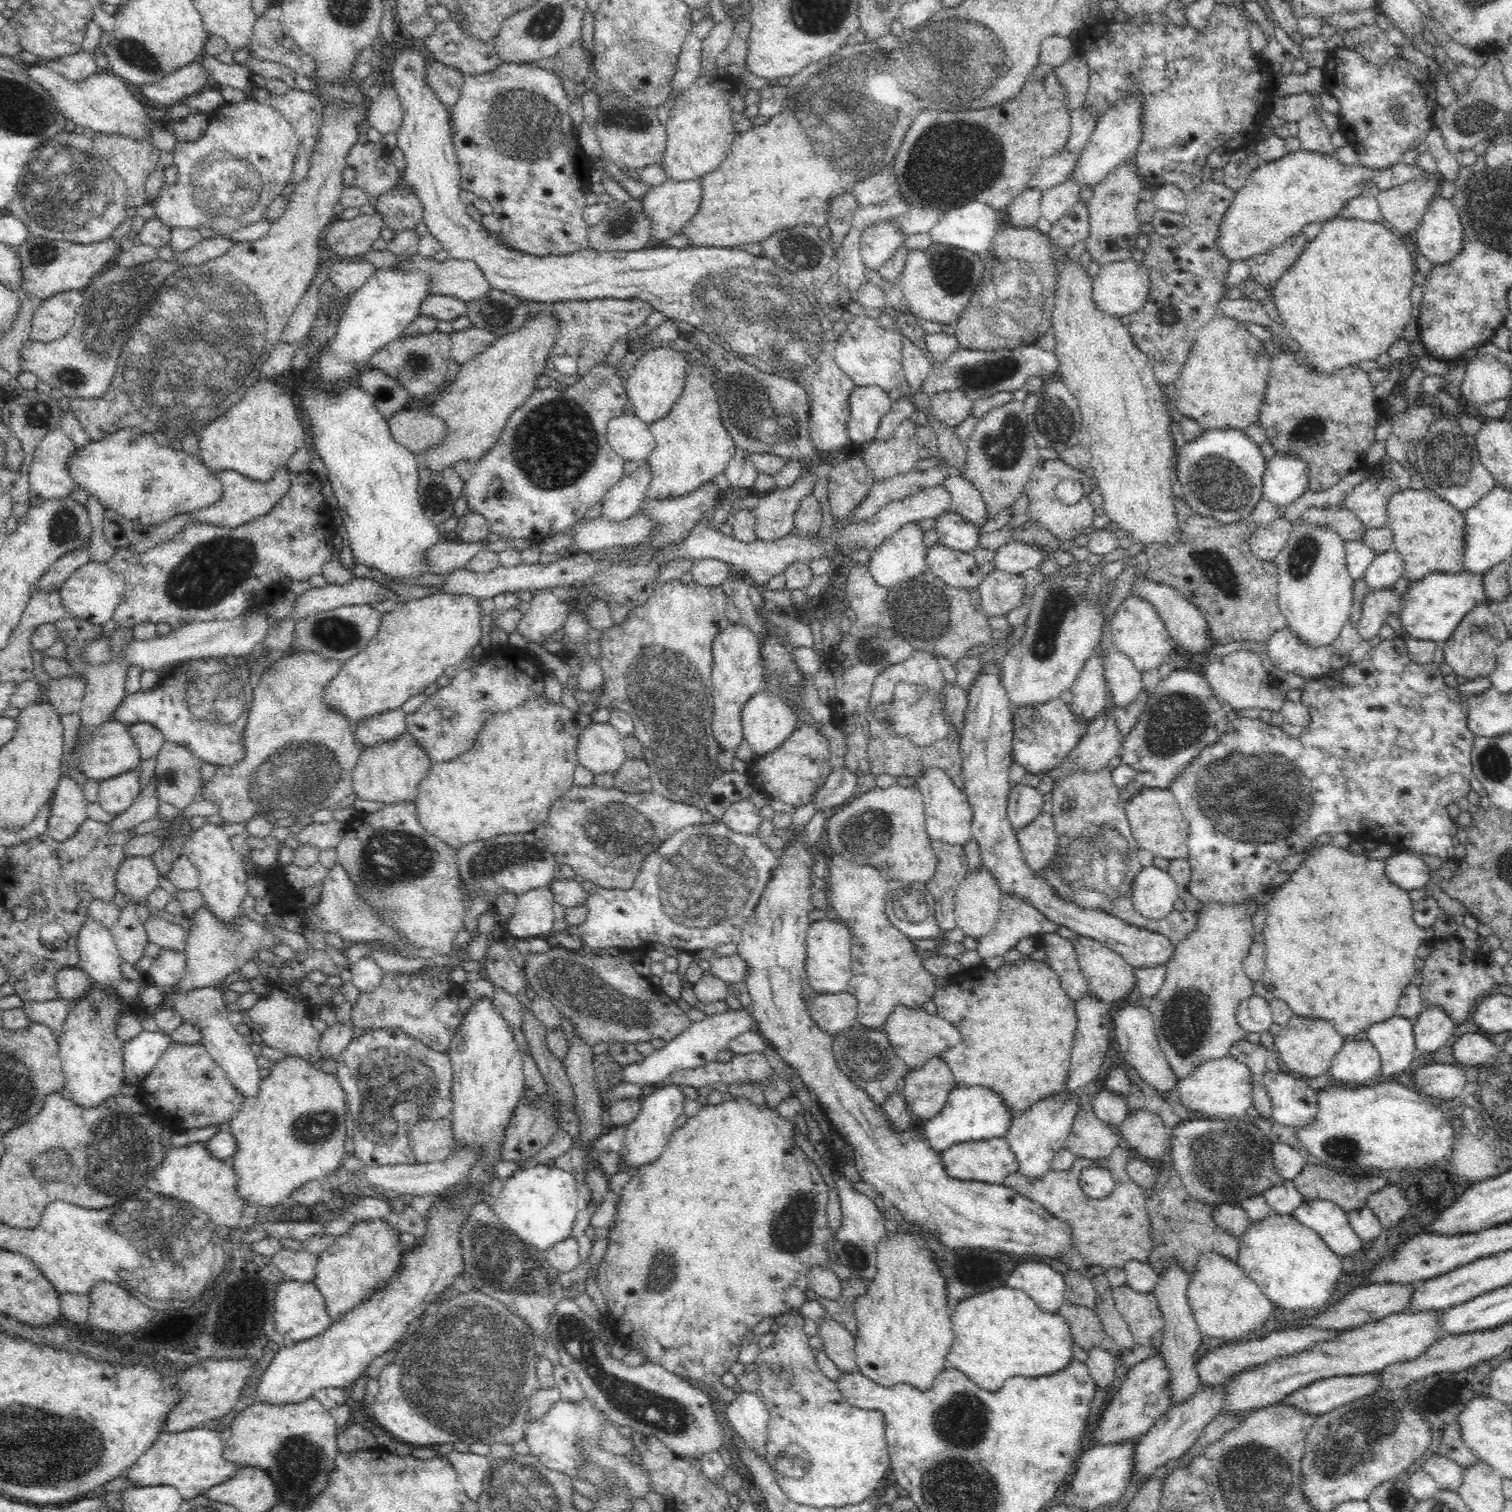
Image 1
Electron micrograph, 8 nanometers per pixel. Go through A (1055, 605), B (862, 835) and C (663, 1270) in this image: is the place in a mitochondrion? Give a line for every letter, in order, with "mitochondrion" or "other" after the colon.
A: mitochondrion
B: mitochondrion
C: mitochondrion

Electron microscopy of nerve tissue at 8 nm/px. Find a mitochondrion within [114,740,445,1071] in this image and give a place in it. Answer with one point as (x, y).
(392, 859)

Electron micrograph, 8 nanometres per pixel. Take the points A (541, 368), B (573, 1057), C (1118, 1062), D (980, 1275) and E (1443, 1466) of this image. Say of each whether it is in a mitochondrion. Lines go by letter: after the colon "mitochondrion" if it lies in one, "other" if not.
A: other
B: other
C: other
D: other
E: other

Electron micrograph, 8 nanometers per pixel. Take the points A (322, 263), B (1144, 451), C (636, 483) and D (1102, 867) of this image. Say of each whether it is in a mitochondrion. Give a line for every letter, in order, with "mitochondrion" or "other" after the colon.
A: other
B: other
C: other
D: mitochondrion

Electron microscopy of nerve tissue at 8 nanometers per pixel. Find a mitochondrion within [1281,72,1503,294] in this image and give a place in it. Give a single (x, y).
(1475, 118)

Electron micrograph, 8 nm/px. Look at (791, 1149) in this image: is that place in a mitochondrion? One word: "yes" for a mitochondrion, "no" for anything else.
no

